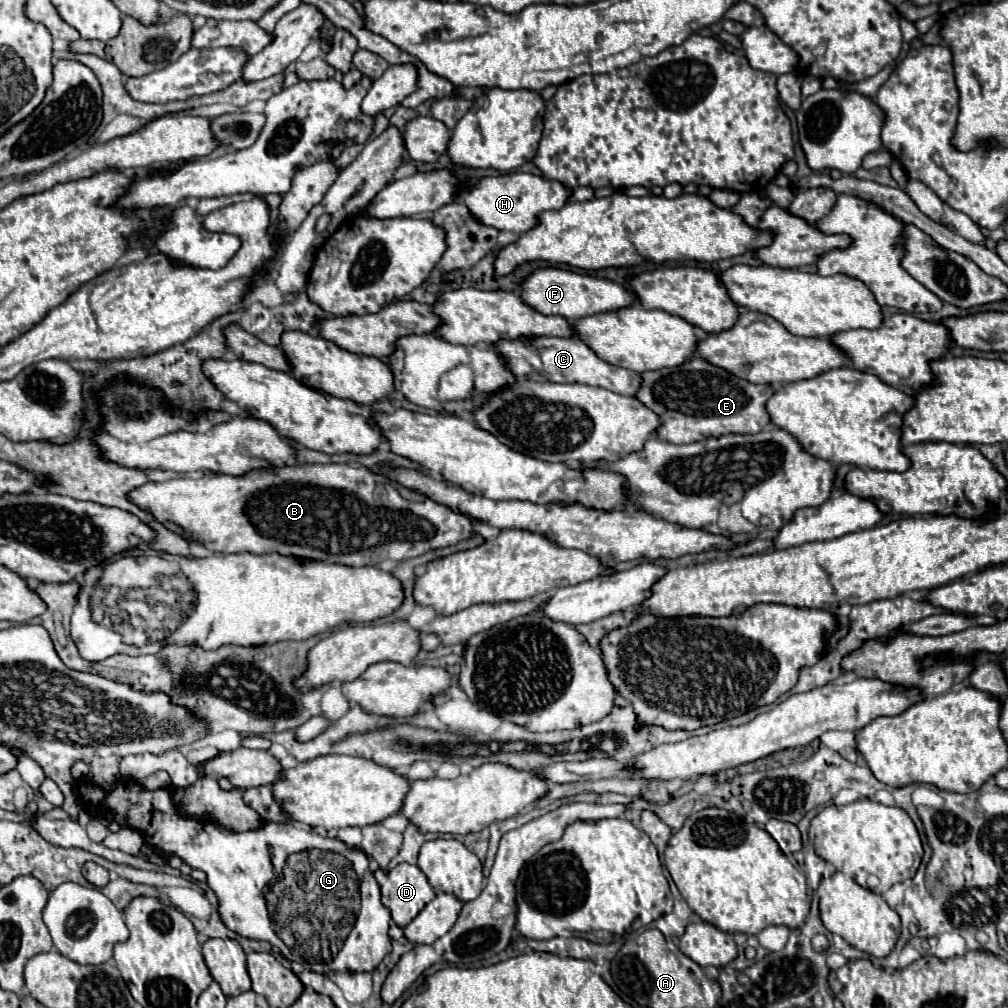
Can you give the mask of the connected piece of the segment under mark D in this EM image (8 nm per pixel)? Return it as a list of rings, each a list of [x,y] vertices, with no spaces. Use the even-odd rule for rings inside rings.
[[[408,863],[390,869],[382,885],[382,903],[390,909],[392,921],[398,927],[406,927],[434,897],[436,893],[426,875],[416,865]]]

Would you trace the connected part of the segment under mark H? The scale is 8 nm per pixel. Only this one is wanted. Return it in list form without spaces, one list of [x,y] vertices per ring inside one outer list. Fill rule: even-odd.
[[[506,173],[498,177],[470,179],[470,183],[474,183],[474,187],[470,187],[462,199],[466,201],[466,207],[470,207],[472,215],[490,227],[518,235],[536,227],[542,211],[562,209],[572,195],[572,189],[564,187],[560,181],[550,181],[532,173]]]

